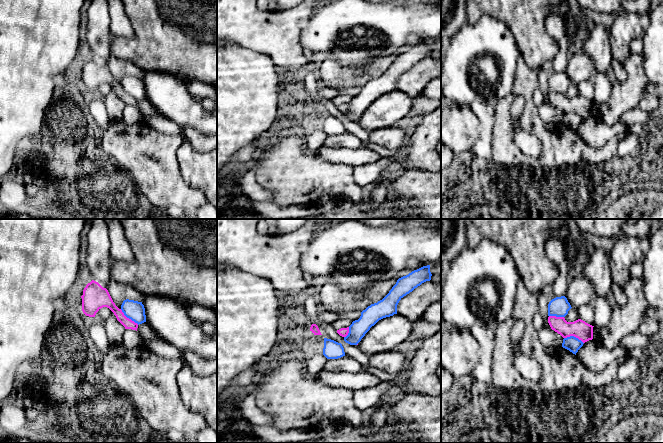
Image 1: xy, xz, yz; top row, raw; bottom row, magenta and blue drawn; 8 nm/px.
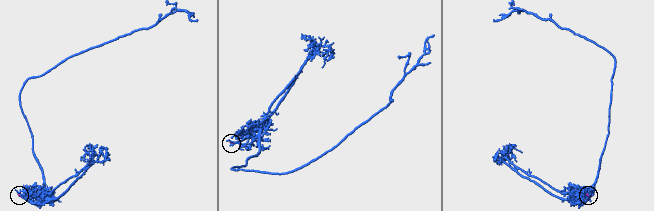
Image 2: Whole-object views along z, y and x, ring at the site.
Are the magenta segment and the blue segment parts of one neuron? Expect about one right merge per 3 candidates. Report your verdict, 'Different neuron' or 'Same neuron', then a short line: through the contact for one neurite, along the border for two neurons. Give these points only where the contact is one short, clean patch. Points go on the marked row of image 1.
Different neuron

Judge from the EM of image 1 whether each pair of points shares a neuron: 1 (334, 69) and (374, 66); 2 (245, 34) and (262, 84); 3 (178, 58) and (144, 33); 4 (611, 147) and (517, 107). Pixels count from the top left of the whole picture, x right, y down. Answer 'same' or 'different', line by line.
1: same
2: different
3: same
4: different

